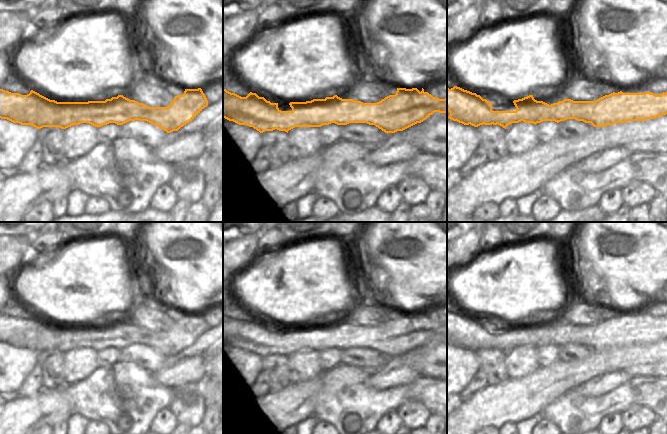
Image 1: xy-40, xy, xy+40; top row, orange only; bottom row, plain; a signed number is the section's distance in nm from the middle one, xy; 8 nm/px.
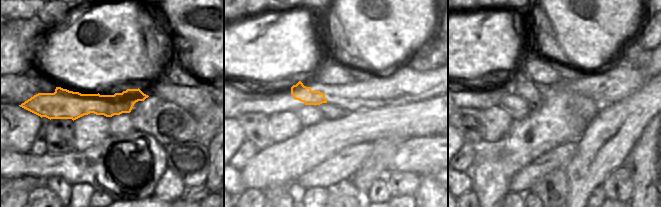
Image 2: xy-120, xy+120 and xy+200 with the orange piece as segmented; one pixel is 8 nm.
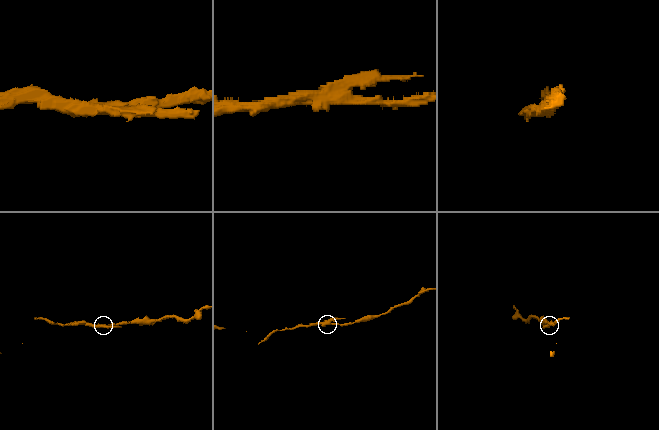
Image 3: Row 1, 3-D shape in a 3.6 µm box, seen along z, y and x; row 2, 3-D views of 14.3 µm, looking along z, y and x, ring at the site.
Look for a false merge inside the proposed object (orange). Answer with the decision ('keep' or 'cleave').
cleave

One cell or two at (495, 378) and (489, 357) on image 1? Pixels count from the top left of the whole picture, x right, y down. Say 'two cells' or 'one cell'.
one cell

